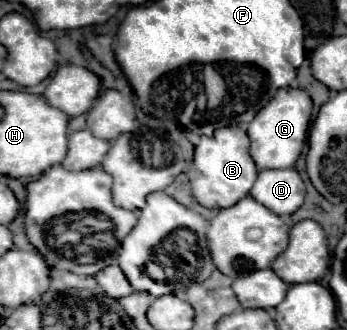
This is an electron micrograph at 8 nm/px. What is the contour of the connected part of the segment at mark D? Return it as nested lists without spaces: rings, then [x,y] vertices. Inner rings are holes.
[[[295,168],[261,170],[251,196],[279,216],[293,214],[303,204],[305,184]]]

